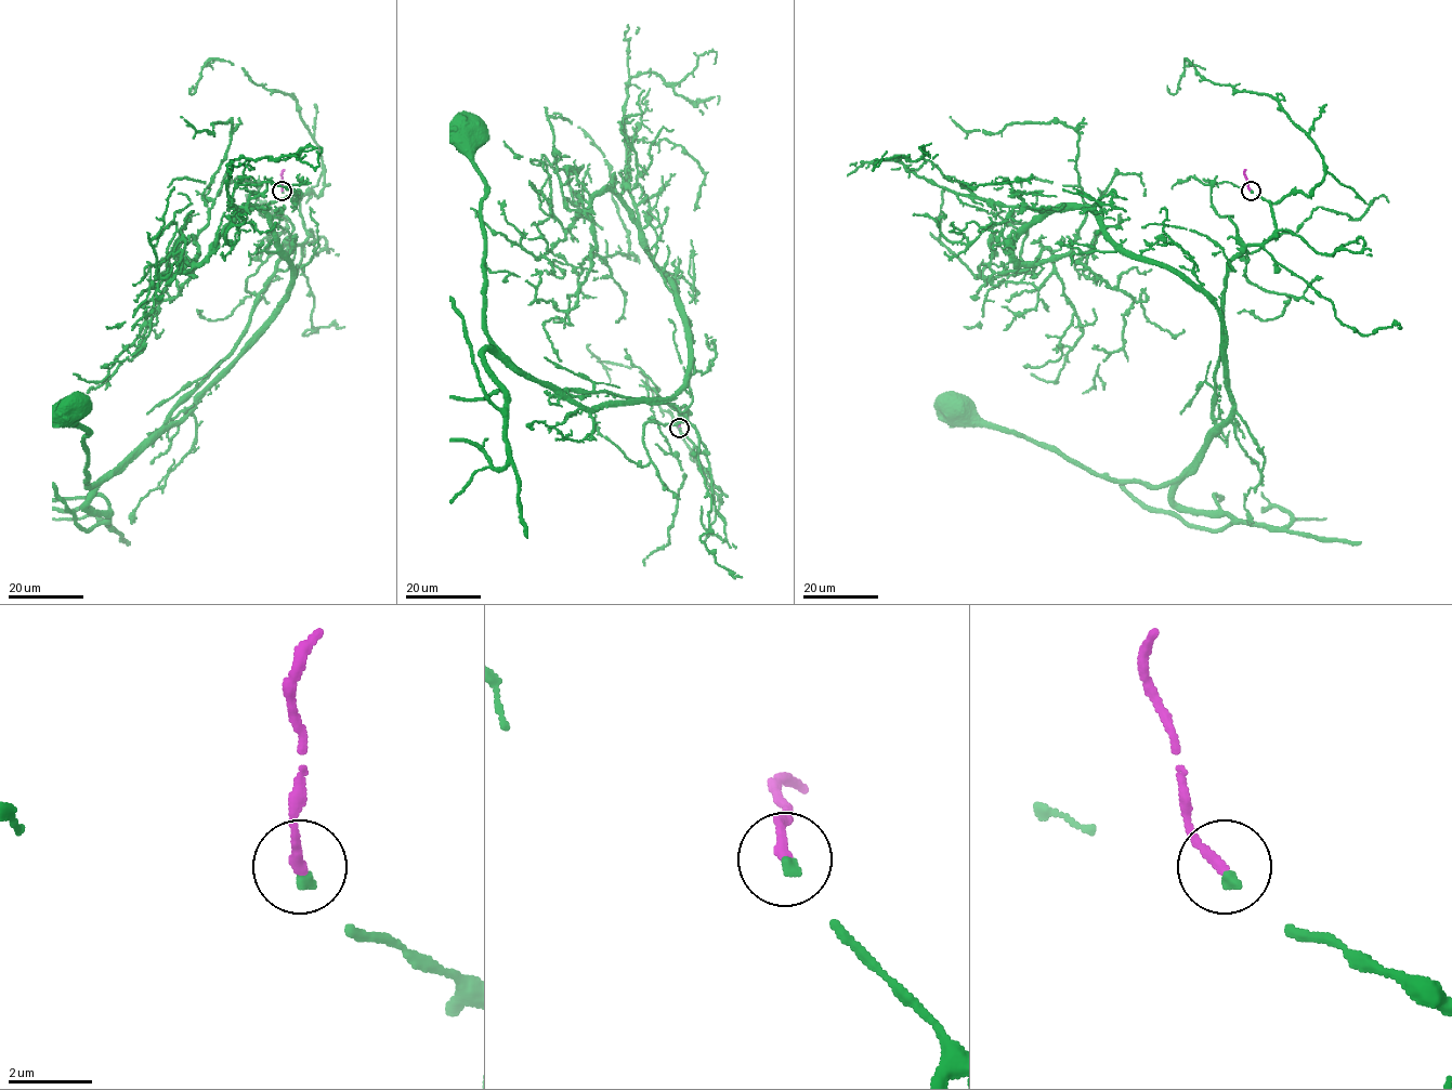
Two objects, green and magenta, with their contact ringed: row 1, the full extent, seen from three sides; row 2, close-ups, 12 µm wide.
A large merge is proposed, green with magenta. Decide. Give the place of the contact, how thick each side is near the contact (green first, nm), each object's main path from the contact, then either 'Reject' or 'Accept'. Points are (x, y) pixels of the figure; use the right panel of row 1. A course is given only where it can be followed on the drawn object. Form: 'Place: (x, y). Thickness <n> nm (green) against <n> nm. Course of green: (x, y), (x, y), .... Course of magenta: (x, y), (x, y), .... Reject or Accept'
Place: (1251, 191). Thickness 240 nm (green) against 280 nm. Course of green: (1252, 191), (1270, 204), (1276, 228), (1229, 263), (1214, 427), (1178, 476), (1108, 481), (943, 401). Course of magenta: (1251, 191), (1245, 169). Accept

